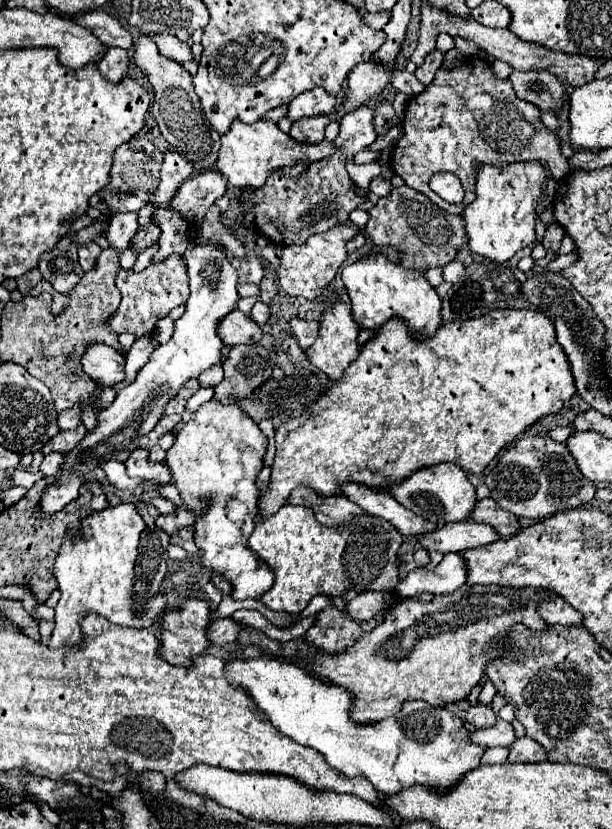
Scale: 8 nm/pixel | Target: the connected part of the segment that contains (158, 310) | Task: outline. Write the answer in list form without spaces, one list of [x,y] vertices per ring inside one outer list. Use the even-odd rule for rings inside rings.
[[[171,256],[159,266],[147,266],[139,274],[131,270],[121,270],[117,276],[117,284],[121,290],[121,304],[117,314],[111,318],[111,326],[117,334],[133,332],[137,338],[153,334],[155,324],[165,318],[175,306],[185,304],[189,298],[189,278],[181,256]]]

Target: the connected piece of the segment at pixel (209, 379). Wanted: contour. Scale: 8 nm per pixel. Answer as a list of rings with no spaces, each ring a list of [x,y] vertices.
[[[216,364],[209,370],[202,372],[198,380],[200,382],[200,387],[215,387],[224,377],[222,364]]]

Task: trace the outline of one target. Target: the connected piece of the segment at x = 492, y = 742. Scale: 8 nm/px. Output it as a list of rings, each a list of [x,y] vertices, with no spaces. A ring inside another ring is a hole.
[[[497,720],[495,726],[491,728],[481,728],[481,730],[475,730],[469,734],[469,738],[475,742],[475,744],[481,744],[481,746],[489,747],[510,747],[514,740],[514,729],[509,722],[503,722],[503,720]]]

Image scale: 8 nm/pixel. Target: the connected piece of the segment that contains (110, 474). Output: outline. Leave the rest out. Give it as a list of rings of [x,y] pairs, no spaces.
[[[109,460],[109,462],[103,462],[103,464],[99,464],[99,468],[105,472],[105,476],[107,476],[107,480],[115,486],[115,488],[139,488],[139,484],[141,484],[141,480],[137,480],[137,478],[127,478],[127,474],[125,474],[125,466],[121,464],[121,462],[117,462],[117,460]]]

